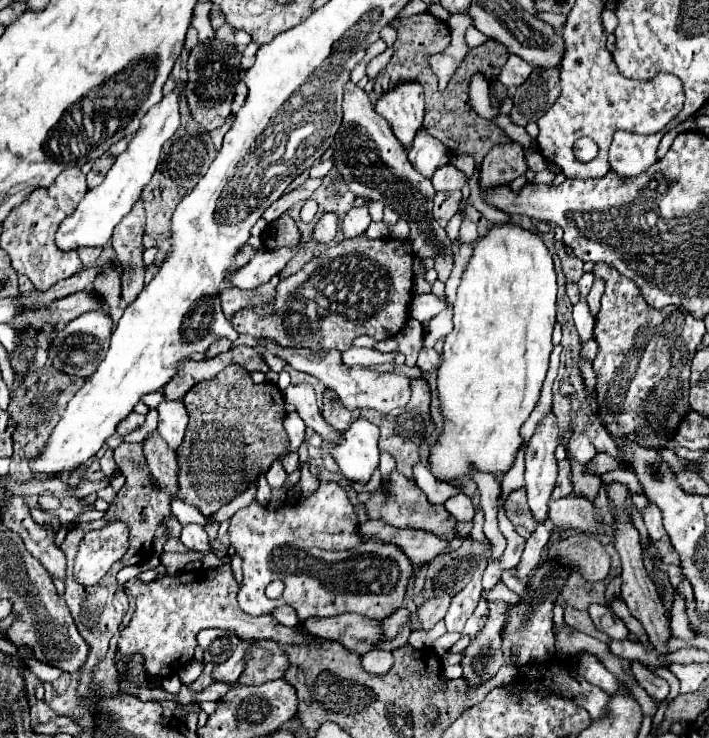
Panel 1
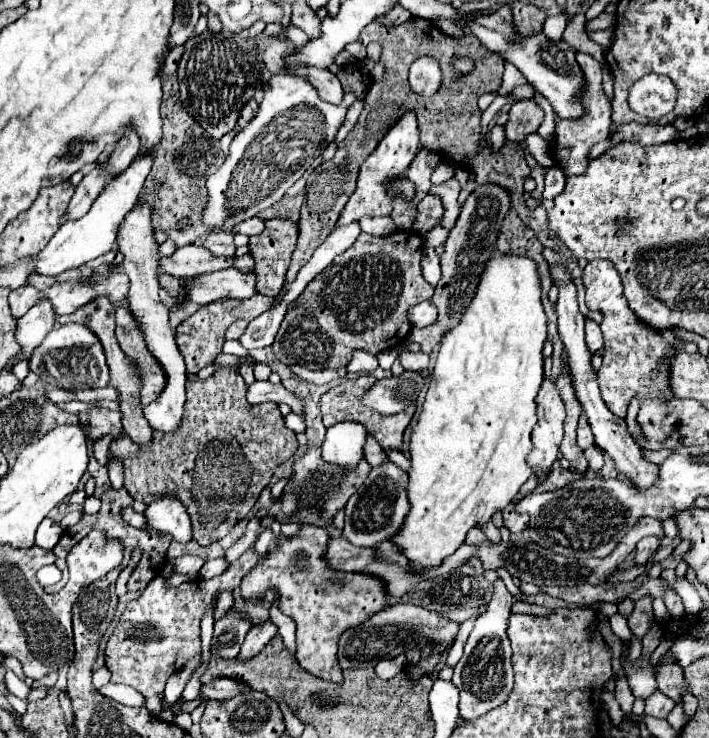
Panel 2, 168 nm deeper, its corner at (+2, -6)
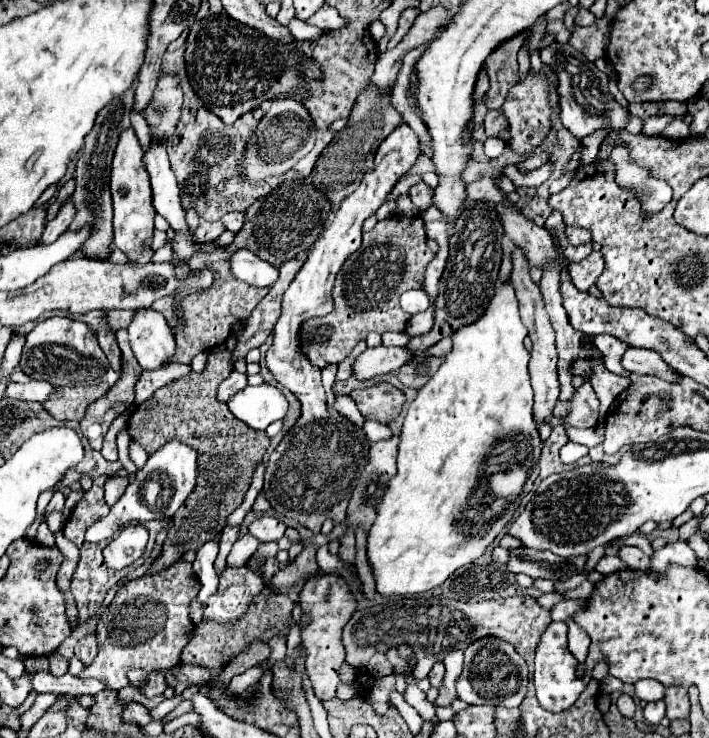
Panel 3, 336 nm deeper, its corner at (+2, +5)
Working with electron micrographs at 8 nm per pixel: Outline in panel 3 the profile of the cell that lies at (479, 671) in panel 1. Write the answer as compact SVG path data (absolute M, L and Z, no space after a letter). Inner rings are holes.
M482 638L466 648L464 672L456 684L460 700L468 704L516 708L520 700L526 696L526 686L528 686L528 666L524 658L514 648L510 648L508 642L498 638Z

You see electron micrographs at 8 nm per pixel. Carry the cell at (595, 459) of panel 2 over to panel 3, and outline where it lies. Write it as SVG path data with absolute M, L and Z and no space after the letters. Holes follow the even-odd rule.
M599 423L588 429L577 429L568 424L563 424L563 426L570 441L585 445L588 448L595 447L604 440L604 424Z

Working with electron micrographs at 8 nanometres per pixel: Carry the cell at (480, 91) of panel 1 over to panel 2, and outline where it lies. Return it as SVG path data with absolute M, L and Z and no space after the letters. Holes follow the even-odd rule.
M494 125L494 127L490 129L488 137L490 137L490 141L492 141L492 149L498 151L498 149L504 145L504 141L506 141L506 137L504 137L504 127L502 127L502 125Z

